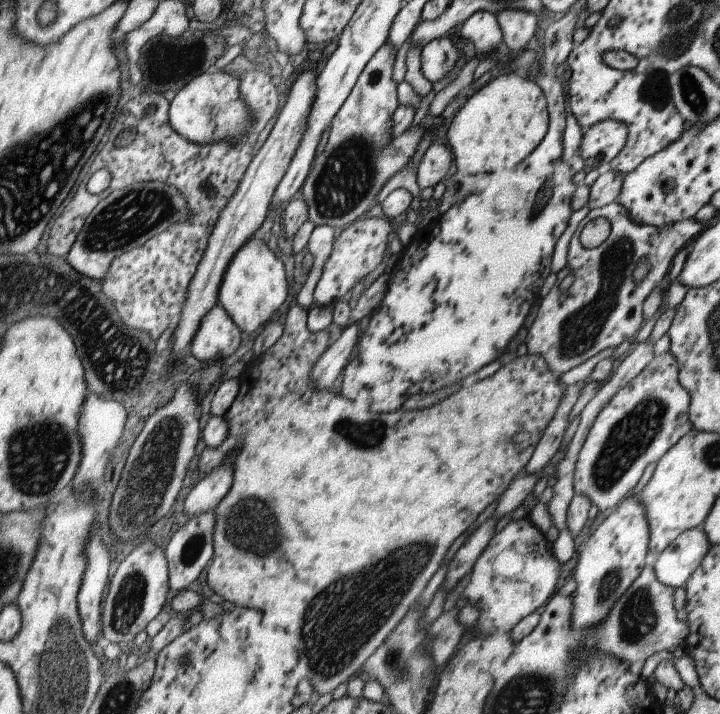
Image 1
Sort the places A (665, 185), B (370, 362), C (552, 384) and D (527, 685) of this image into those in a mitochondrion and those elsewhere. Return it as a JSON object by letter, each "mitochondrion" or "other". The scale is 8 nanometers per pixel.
{"A":"other","B":"other","C":"other","D":"mitochondrion"}

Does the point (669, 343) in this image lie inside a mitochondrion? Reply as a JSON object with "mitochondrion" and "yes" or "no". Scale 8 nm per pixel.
{"mitochondrion":"no"}

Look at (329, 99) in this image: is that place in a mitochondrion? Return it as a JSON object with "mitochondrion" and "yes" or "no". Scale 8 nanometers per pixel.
{"mitochondrion":"no"}

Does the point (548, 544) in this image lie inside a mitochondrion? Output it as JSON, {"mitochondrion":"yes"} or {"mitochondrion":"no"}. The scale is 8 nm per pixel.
{"mitochondrion":"no"}

